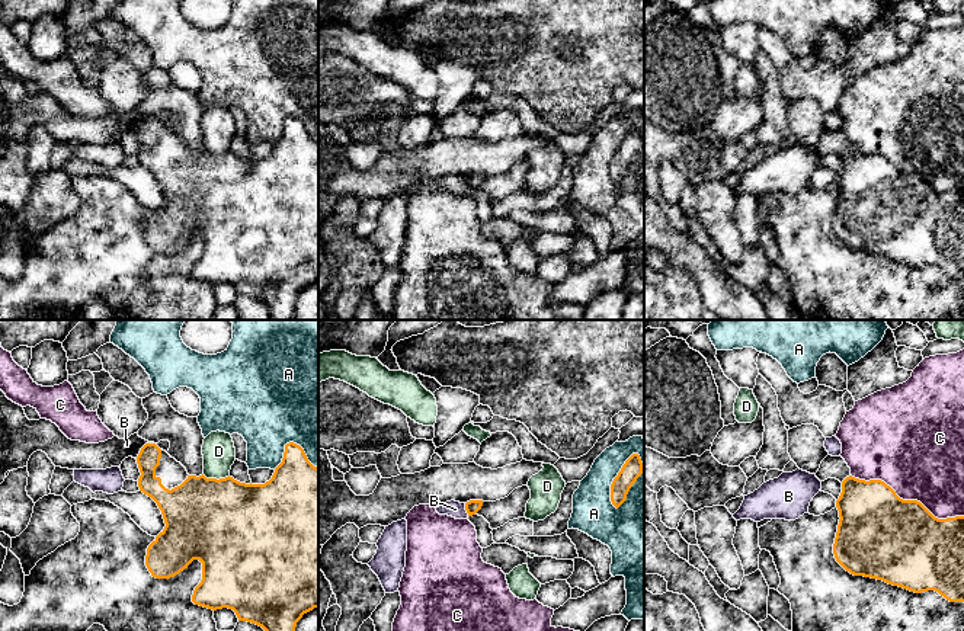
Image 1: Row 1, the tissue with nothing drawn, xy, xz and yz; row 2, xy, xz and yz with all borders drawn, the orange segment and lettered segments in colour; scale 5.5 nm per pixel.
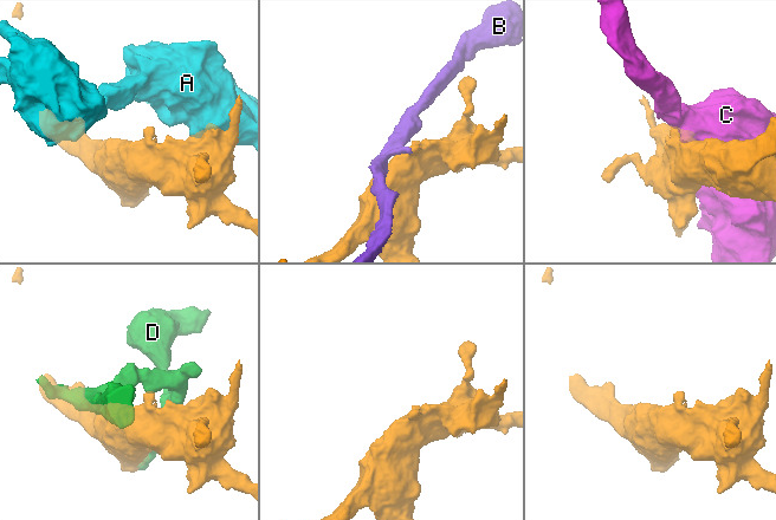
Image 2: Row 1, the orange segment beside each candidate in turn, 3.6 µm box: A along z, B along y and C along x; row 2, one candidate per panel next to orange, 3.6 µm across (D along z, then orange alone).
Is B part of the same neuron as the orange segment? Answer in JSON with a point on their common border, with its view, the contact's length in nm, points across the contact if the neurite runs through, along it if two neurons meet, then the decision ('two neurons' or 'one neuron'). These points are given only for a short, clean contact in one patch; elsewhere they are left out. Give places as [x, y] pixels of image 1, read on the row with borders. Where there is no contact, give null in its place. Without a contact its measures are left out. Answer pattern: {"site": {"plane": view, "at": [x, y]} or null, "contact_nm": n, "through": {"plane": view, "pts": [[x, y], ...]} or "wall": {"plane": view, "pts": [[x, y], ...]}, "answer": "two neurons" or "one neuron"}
{"site": {"plane": "xz", "at": [466, 509]}, "contact_nm": 80, "through": {"plane": "xz", "pts": [[473, 506], [466, 509], [455, 509]]}, "answer": "one neuron"}

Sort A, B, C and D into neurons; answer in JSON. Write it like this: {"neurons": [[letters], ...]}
{"neurons": [["A"], ["B"], ["C"], ["D"]]}

